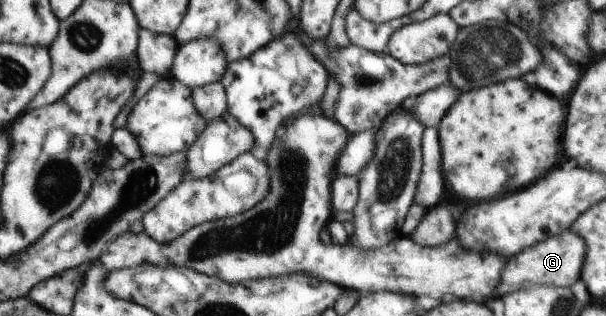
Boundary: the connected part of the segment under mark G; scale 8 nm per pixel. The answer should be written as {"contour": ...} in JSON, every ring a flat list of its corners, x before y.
{"contour":[[569,229,534,245,534,247,528,247,524,251,520,251,516,255,514,263,510,263,506,267,508,273,502,273,502,279,498,281,498,287,496,287,498,298,500,295,504,297,504,295,510,295,515,291,524,291,541,285,570,288,580,278,585,256,586,243,584,243,584,239]]}

